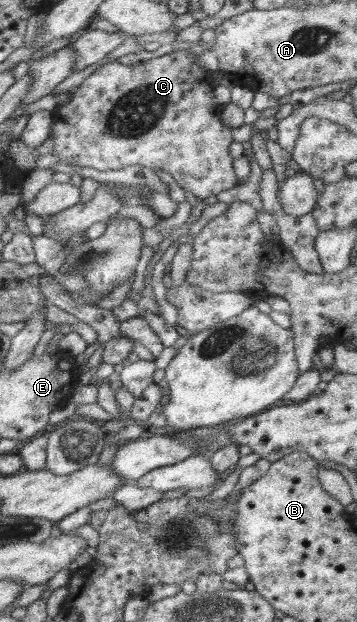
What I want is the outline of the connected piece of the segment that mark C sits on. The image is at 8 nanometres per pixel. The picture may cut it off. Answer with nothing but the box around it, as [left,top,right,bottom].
[48,50,239,200]

